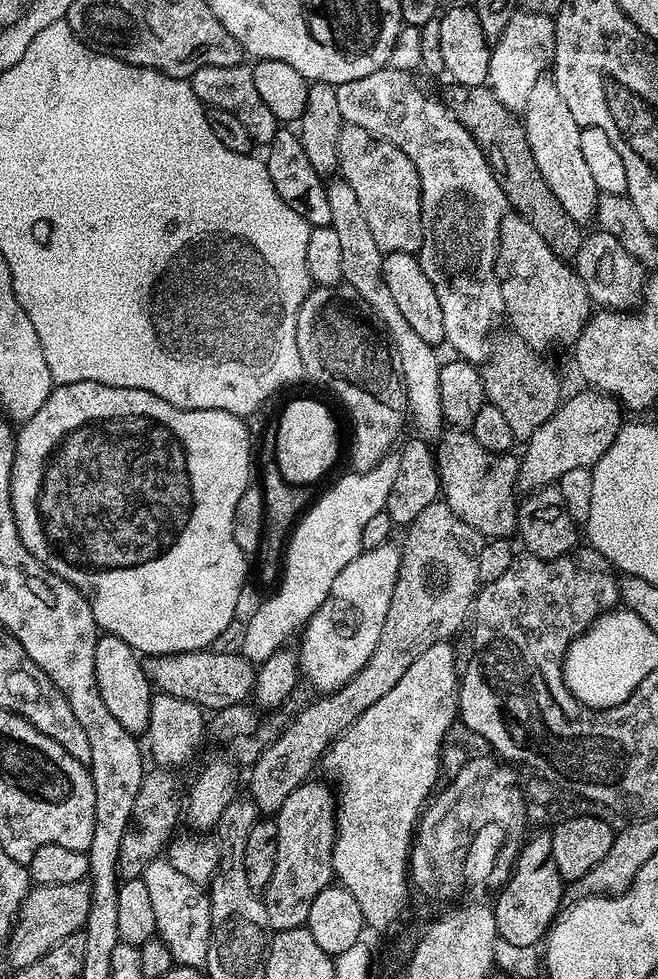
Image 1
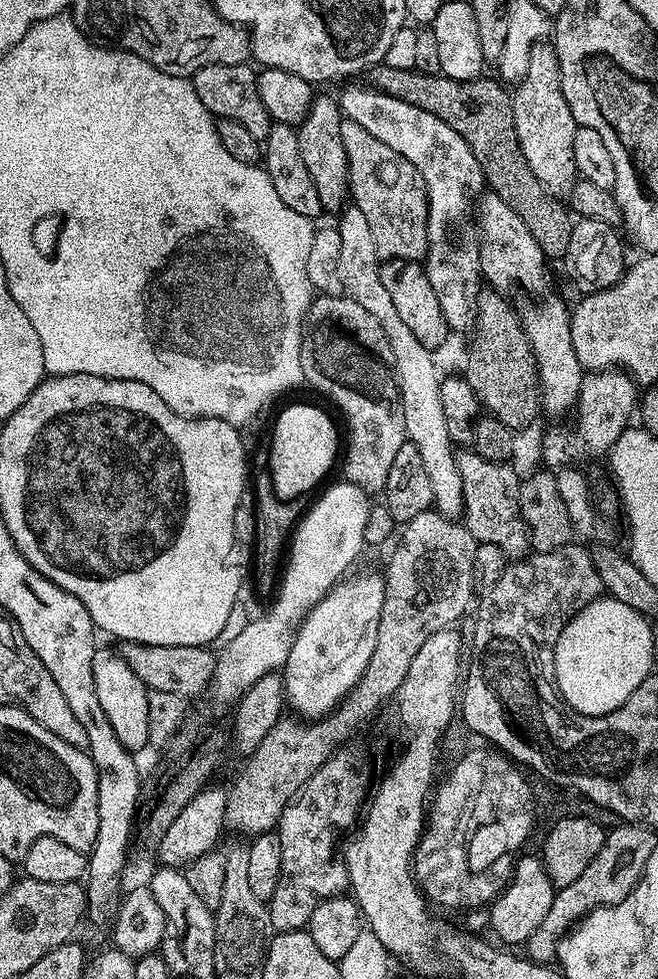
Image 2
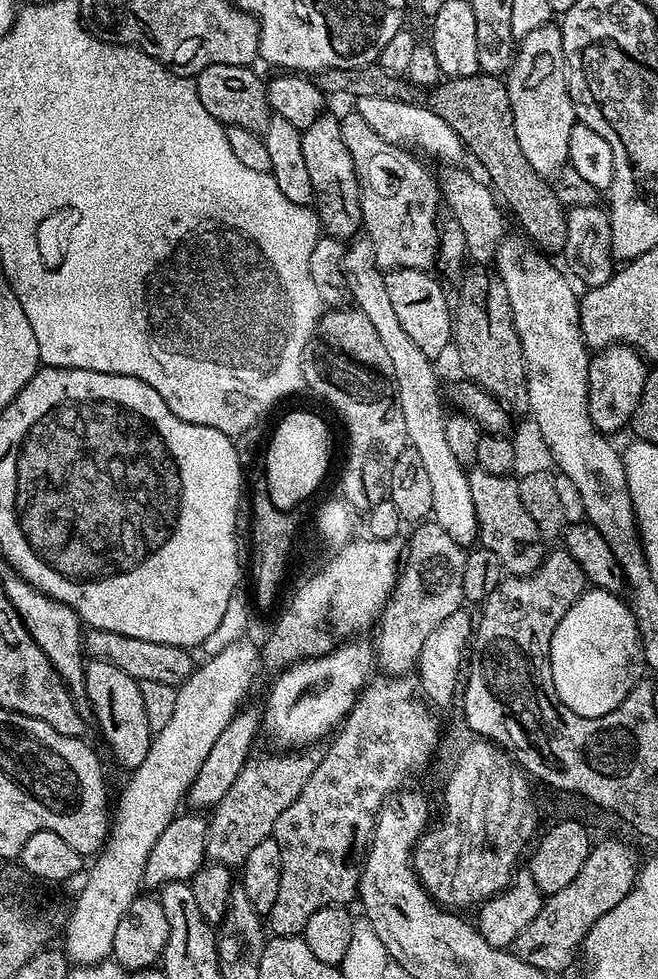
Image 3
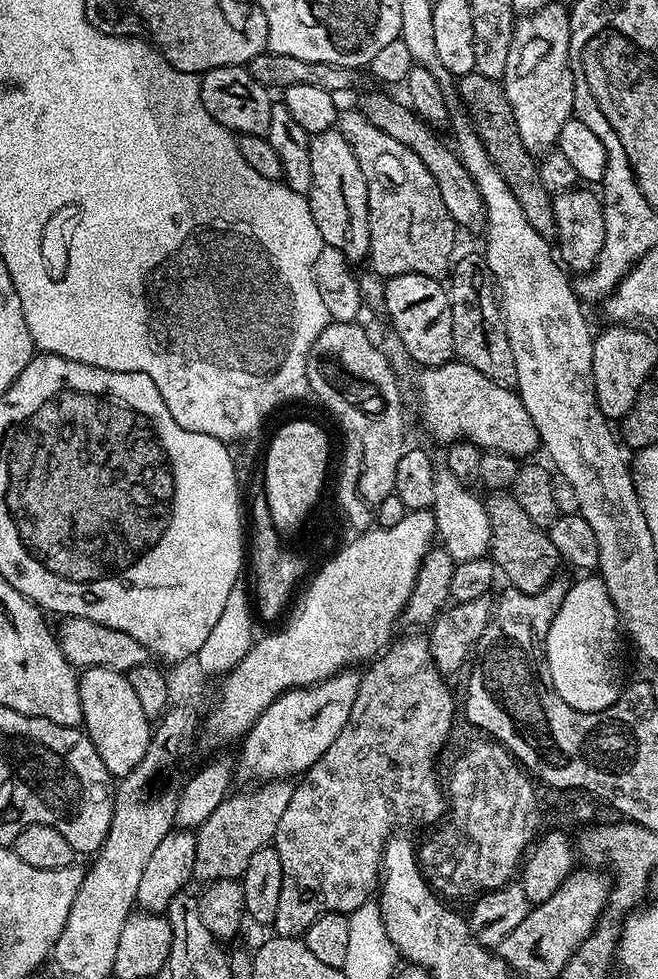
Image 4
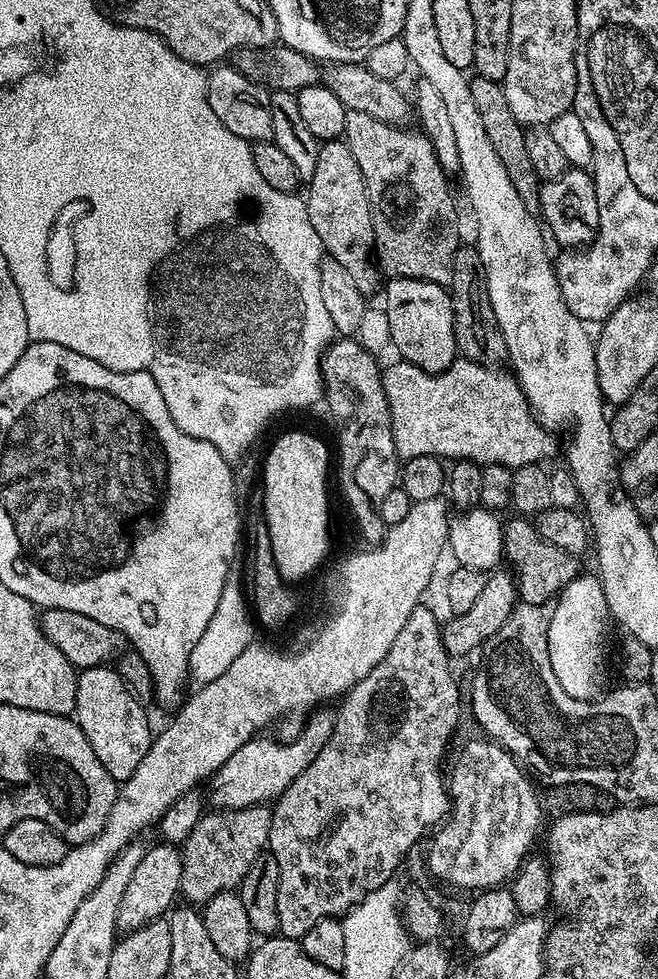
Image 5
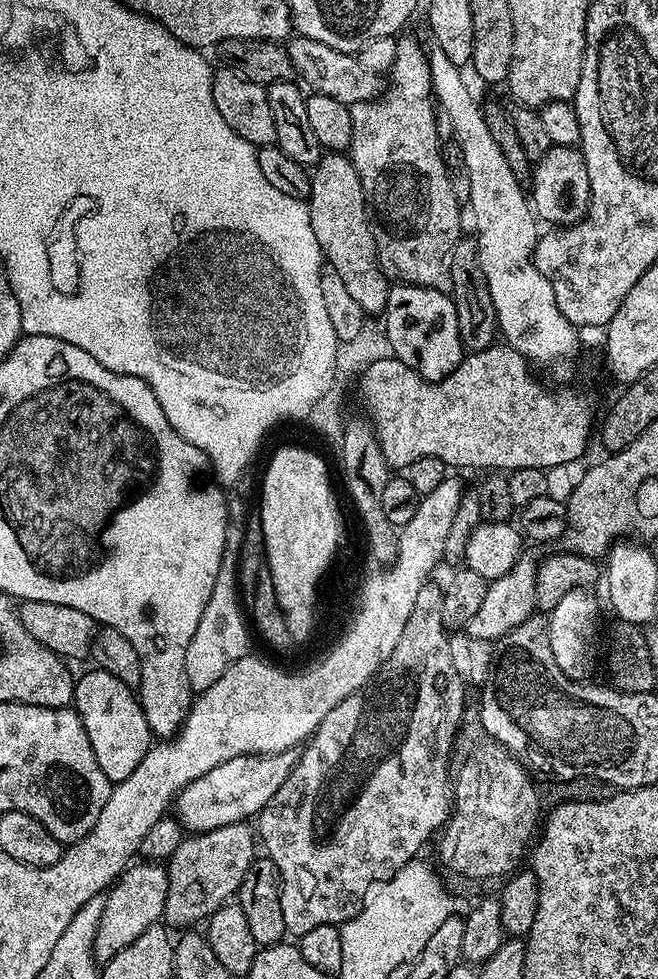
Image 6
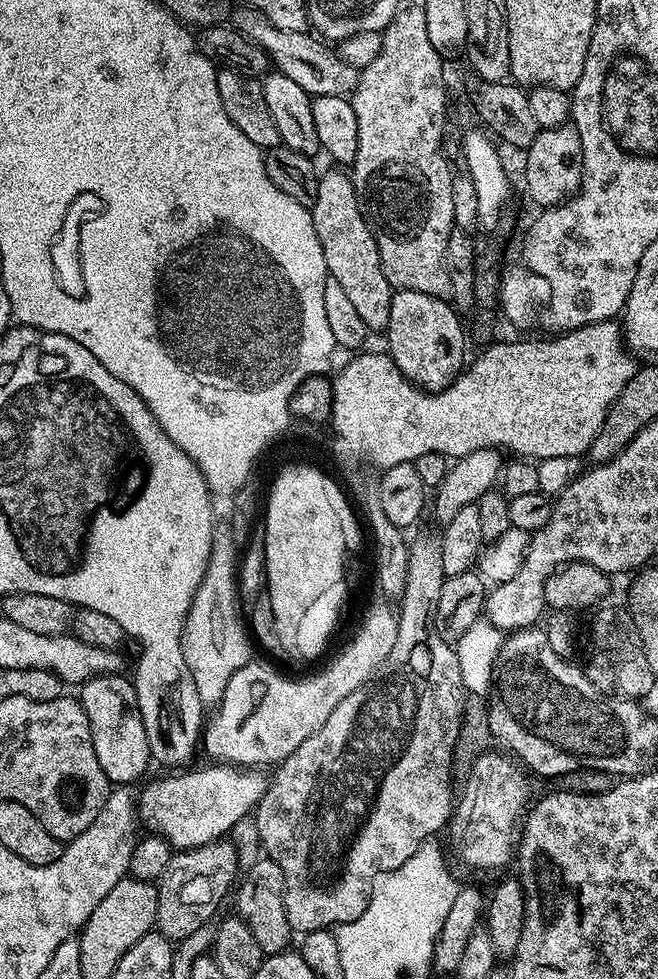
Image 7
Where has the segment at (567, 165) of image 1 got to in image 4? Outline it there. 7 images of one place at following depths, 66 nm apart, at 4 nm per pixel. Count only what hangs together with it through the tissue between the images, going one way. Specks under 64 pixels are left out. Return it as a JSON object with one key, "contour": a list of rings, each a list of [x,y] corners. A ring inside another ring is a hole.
{"contour":[[[556,2],[542,6],[542,10],[531,12],[528,16],[520,16],[516,22],[514,38],[510,42],[510,55],[506,58],[503,86],[506,98],[510,102],[510,110],[514,110],[514,122],[518,126],[518,134],[522,134],[522,146],[533,154],[543,154],[557,147],[560,131],[567,120],[573,119],[574,113],[574,78],[572,64],[568,60],[570,54],[570,18],[569,9]]]}

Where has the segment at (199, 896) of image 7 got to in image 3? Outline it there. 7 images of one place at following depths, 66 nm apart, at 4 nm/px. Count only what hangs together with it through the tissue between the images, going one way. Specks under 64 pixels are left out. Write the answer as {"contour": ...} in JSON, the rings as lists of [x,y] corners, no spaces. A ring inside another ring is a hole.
{"contour":[[[313,746],[297,751],[295,754],[272,754],[276,756],[253,755],[246,762],[242,774],[230,786],[226,798],[211,809],[207,817],[208,833],[206,834],[205,857],[213,864],[229,866],[243,865],[246,854],[266,842],[274,830],[274,822],[282,818],[282,810],[302,794],[302,786],[310,782],[310,774],[318,770],[324,752]]]}

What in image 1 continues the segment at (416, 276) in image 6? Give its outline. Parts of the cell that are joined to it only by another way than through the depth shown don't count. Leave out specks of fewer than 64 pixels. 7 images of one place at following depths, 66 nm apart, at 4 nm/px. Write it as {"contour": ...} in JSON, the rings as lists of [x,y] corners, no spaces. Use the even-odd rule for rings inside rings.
{"contour":[[[345,124],[342,135],[338,138],[338,172],[347,180],[350,190],[362,206],[362,215],[366,217],[366,223],[370,225],[370,234],[374,234],[374,242],[378,242],[378,250],[382,253],[411,252],[419,253],[424,245],[422,238],[422,194],[420,193],[420,179],[418,170],[414,170],[414,162],[402,154],[390,142],[379,140],[371,136],[362,126]]]}

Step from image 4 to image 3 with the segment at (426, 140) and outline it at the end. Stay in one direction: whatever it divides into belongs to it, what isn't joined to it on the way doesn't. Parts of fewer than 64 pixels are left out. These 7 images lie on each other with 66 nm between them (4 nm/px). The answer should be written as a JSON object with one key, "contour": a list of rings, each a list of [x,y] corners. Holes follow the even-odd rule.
{"contour":[[[452,166],[447,171],[448,173],[444,177],[441,175],[438,180],[443,203],[448,203],[448,208],[452,211],[451,219],[460,227],[466,238],[468,256],[477,264],[491,265],[496,259],[500,243],[506,239],[505,209],[498,203],[495,191],[483,179],[475,180],[464,166]]]}

